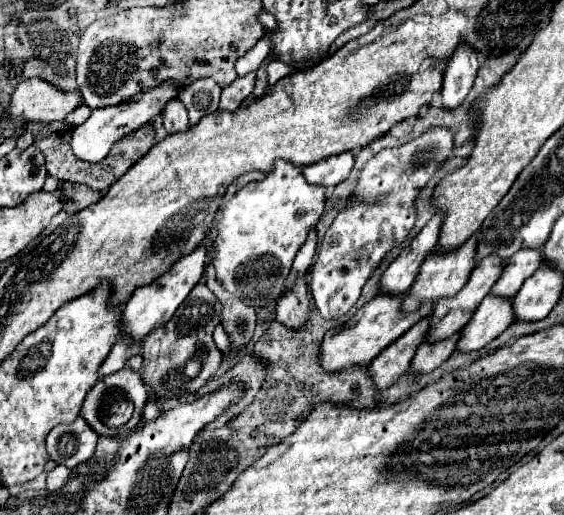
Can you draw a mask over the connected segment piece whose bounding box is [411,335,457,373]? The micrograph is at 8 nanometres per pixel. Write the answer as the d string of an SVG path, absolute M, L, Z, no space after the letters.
M455 335L443 339L441 343L423 343L417 349L417 355L411 365L411 373L431 373L439 365L443 365L453 355L453 343L457 343Z

